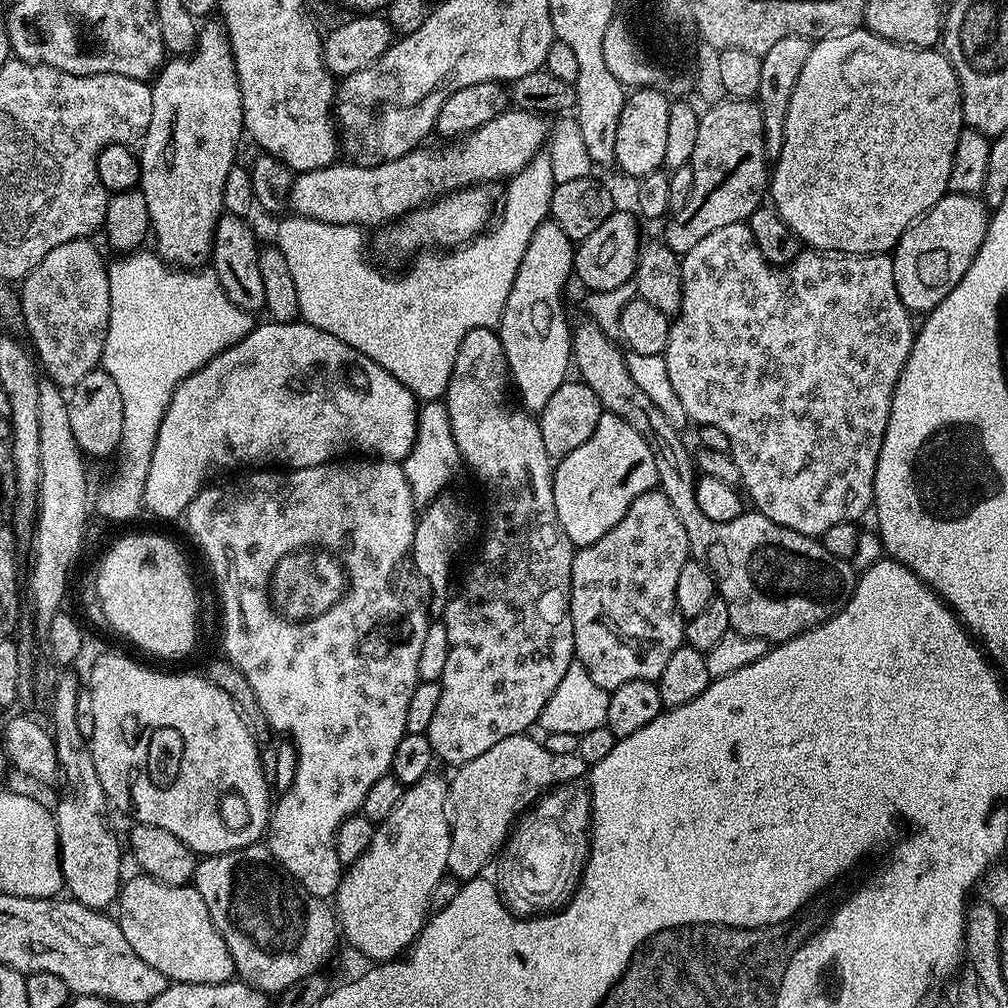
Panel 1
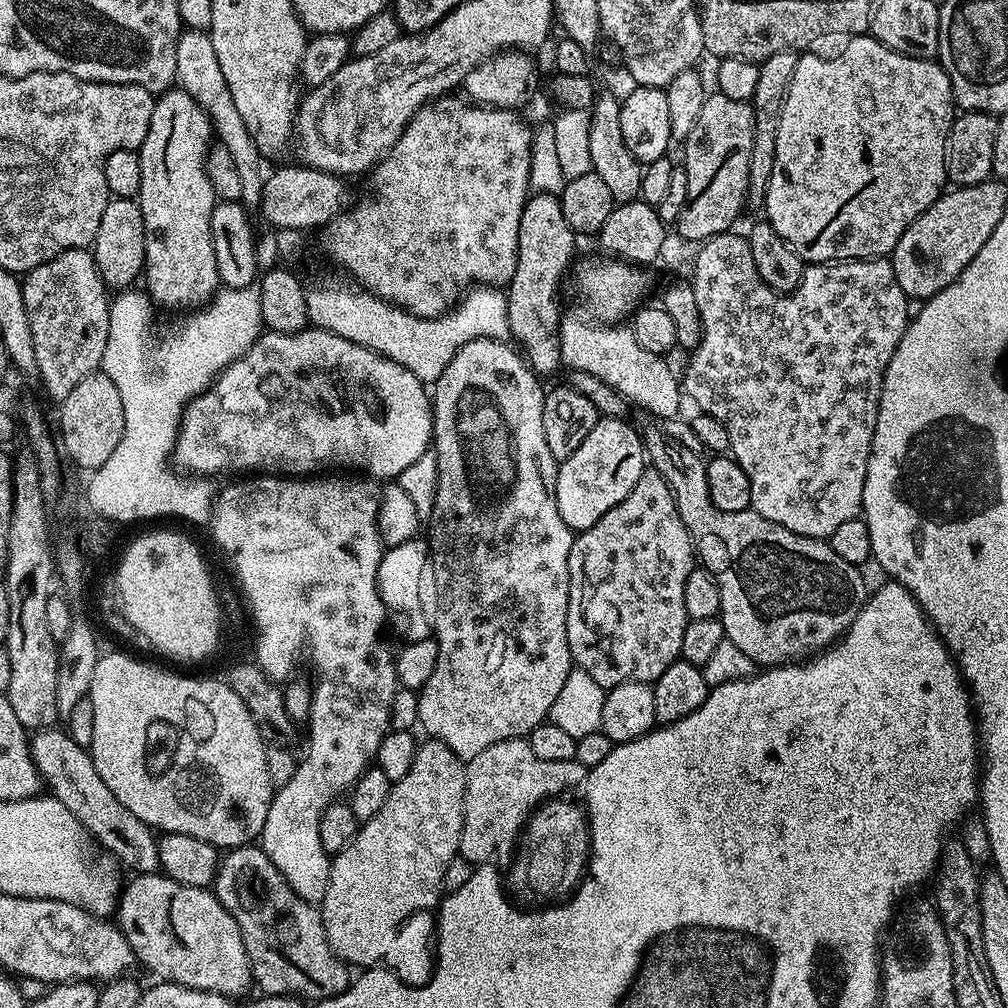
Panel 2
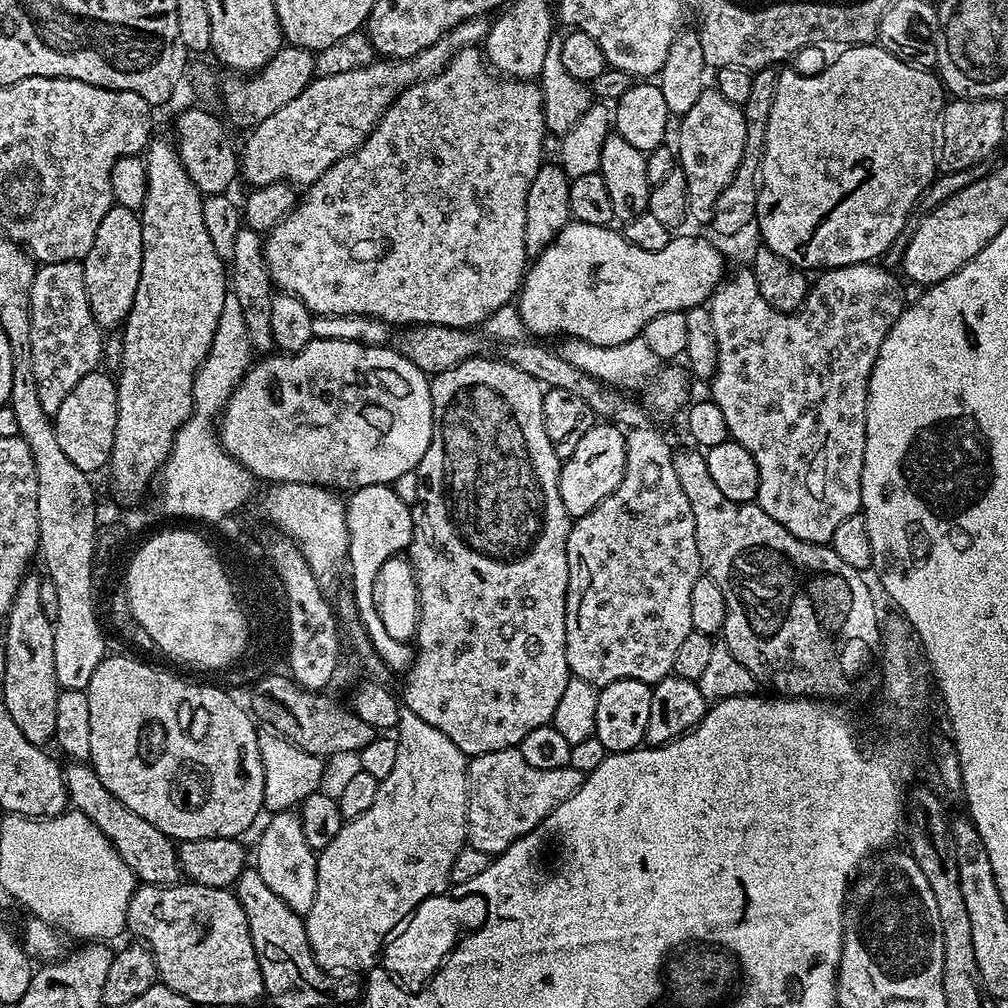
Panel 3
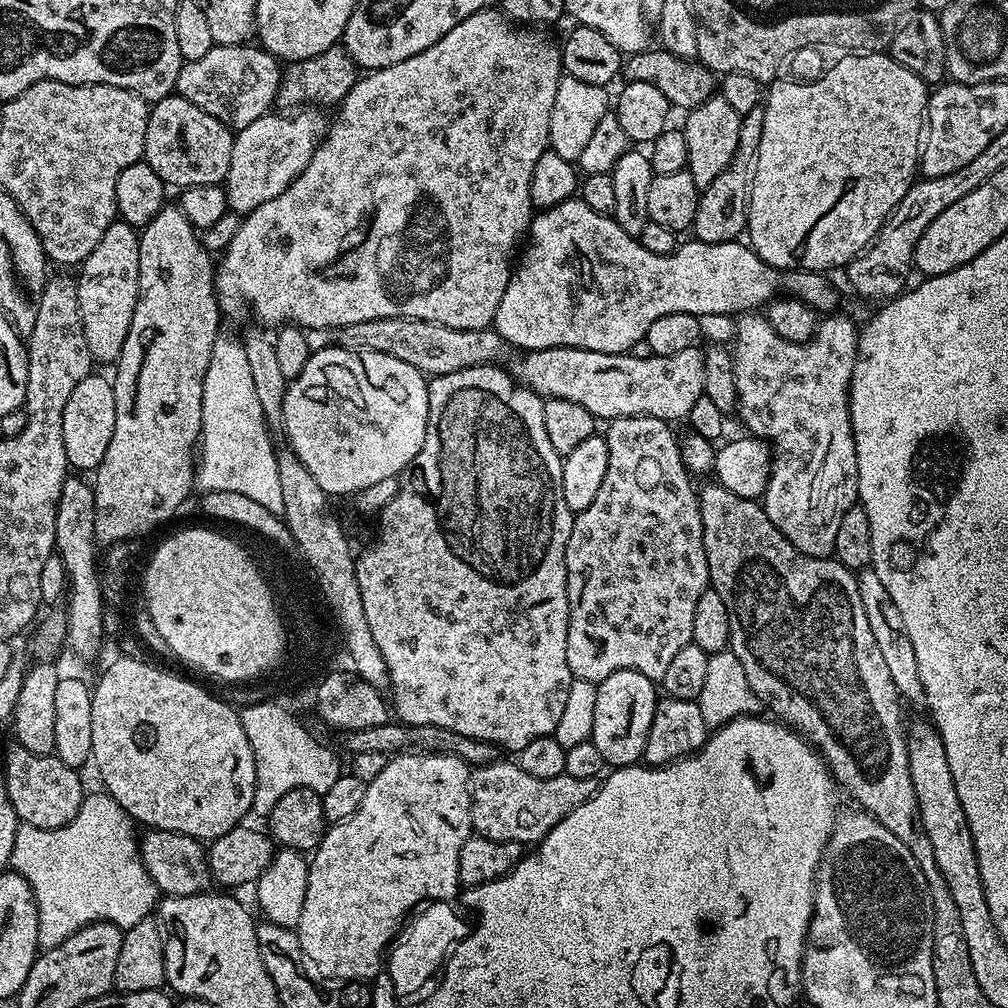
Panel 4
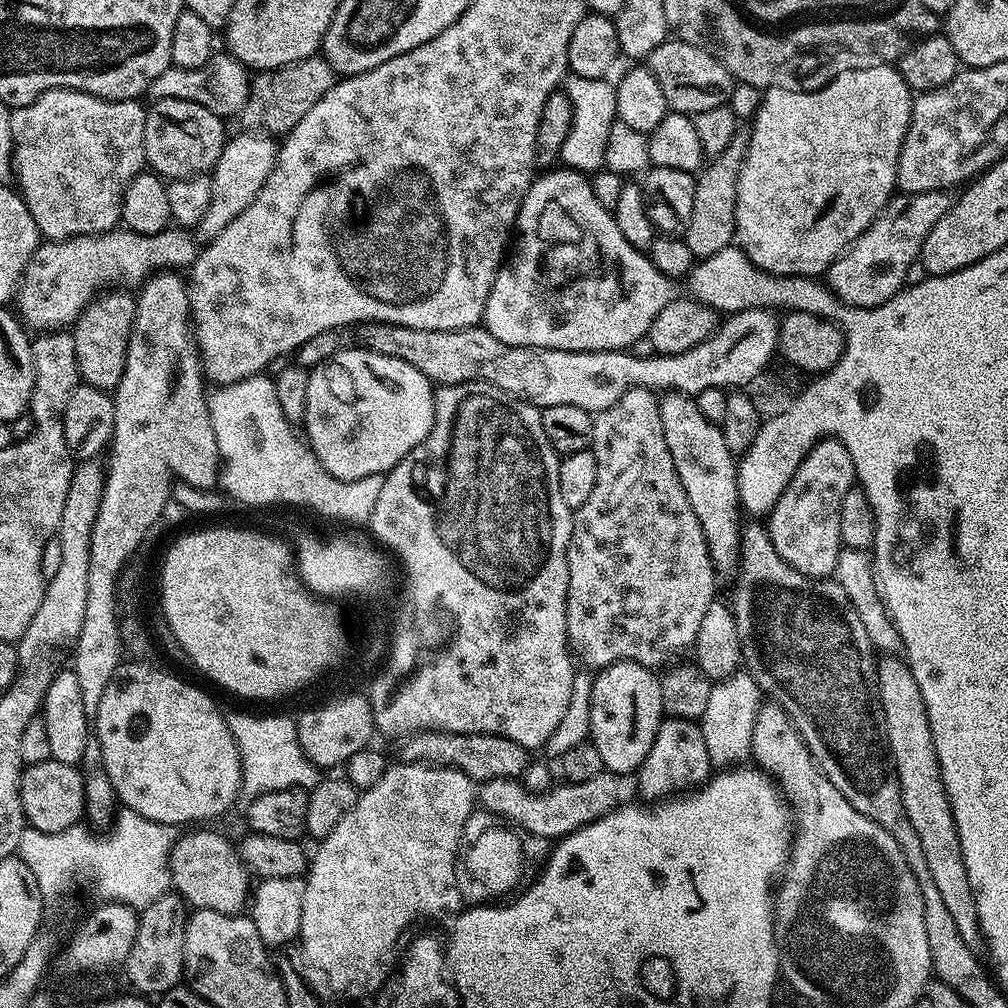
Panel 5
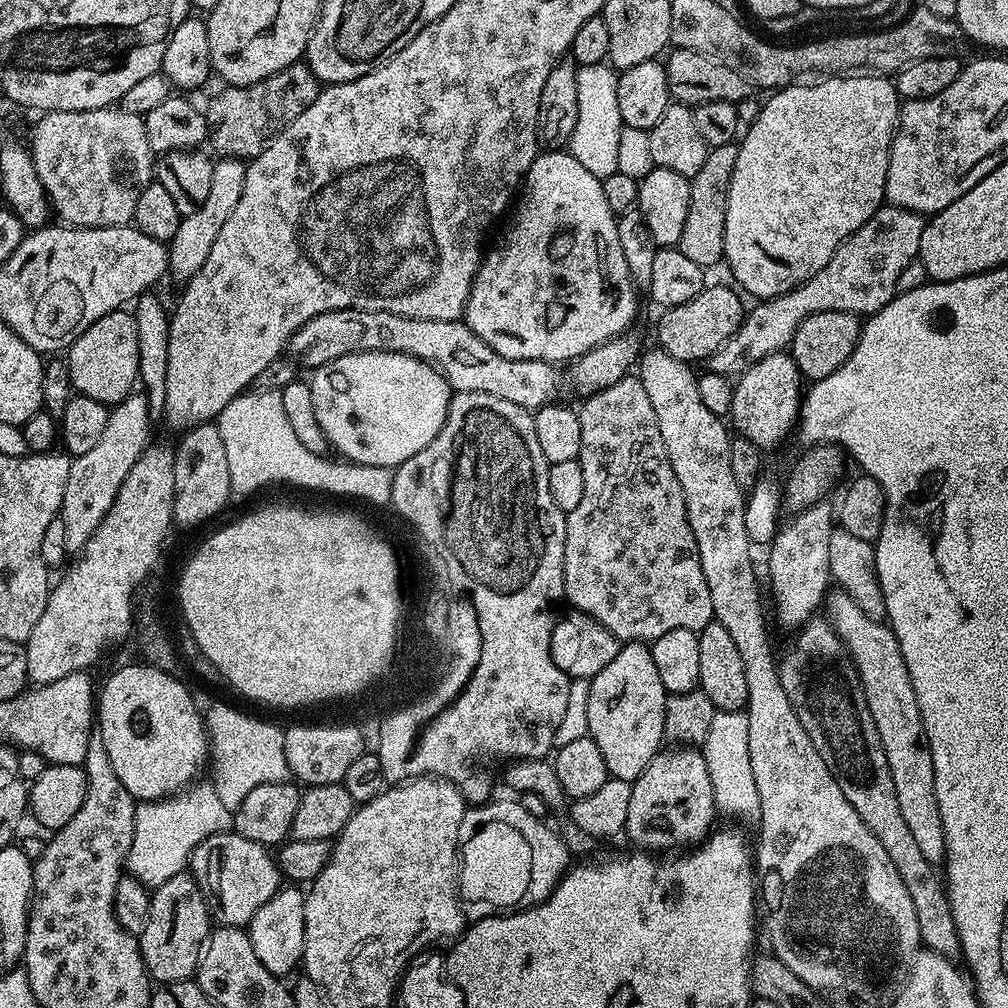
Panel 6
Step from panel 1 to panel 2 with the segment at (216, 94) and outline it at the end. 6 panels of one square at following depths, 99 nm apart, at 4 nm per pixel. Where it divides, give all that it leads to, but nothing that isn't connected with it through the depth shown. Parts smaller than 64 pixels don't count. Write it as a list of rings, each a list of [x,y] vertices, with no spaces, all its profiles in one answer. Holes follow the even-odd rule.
[[[169,90],[157,99],[150,130],[138,150],[142,162],[138,203],[146,241],[142,284],[153,305],[195,310],[221,287],[210,234],[210,218],[218,201],[206,167],[213,144],[212,121],[190,94]]]

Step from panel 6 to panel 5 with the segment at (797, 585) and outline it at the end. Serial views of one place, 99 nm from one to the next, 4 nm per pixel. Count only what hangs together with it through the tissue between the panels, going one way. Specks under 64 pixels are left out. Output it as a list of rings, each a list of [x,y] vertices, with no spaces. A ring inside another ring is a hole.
[[[821,438],[809,447],[804,461],[766,517],[768,536],[774,542],[774,548],[786,562],[790,562],[790,566],[794,566],[794,570],[814,580],[822,580],[835,573],[842,547],[842,498],[846,498],[856,483],[854,462],[840,440]]]

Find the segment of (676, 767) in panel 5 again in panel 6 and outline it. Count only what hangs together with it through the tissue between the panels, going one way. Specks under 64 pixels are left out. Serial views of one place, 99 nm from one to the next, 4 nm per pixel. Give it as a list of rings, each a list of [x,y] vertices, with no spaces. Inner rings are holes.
[[[664,746],[639,778],[632,781],[630,814],[626,814],[624,832],[636,843],[633,845],[637,849],[668,854],[707,840],[714,828],[712,819],[717,816],[714,788],[701,749],[696,746]]]

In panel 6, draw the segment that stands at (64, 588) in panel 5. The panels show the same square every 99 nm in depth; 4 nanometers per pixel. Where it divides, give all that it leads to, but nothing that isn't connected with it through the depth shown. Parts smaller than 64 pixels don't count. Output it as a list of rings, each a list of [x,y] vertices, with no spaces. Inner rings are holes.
[[[133,394],[115,405],[106,418],[102,438],[98,438],[93,448],[86,454],[75,457],[70,466],[70,475],[66,477],[66,490],[62,493],[62,506],[58,519],[66,526],[66,550],[69,554],[79,554],[90,542],[98,530],[102,518],[114,506],[114,498],[130,474],[130,466],[148,449],[152,436],[154,413],[148,407],[148,398],[144,394]]]

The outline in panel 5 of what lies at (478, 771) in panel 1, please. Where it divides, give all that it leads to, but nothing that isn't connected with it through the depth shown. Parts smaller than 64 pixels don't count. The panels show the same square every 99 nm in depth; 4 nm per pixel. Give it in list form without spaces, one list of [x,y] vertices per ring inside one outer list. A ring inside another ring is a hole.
[[[607,770],[594,774],[586,782],[557,783],[547,792],[532,795],[519,779],[494,778],[483,781],[478,788],[478,804],[483,811],[511,822],[529,837],[543,836],[552,842],[569,836],[574,830],[586,827],[607,812],[612,812],[621,803],[620,784],[617,773]]]

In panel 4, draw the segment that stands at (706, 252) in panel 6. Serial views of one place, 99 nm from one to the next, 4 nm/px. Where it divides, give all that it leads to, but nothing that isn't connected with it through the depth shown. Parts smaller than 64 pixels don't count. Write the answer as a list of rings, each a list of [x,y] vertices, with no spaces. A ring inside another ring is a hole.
[[[763,107],[750,110],[750,114],[740,117],[738,150],[734,154],[730,166],[726,166],[726,170],[722,170],[722,174],[718,174],[718,178],[714,178],[714,182],[710,182],[708,187],[703,189],[698,202],[698,210],[694,214],[694,222],[690,229],[691,235],[695,239],[711,244],[726,242],[737,239],[747,229],[748,190],[752,183],[752,169],[756,167],[758,142],[762,142],[763,121]]]

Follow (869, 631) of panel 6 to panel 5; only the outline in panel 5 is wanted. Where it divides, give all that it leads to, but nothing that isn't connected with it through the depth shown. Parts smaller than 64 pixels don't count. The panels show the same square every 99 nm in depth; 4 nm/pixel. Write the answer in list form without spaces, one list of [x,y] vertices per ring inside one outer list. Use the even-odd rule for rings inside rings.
[[[896,654],[885,655],[877,663],[876,685],[886,722],[888,749],[898,774],[902,806],[906,806],[906,818],[910,818],[922,842],[926,867],[934,878],[938,895],[954,917],[958,934],[962,934],[962,942],[966,942],[972,952],[979,953],[982,937],[978,910],[974,910],[974,894],[970,890],[970,878],[966,878],[966,862],[962,862],[962,846],[958,842],[950,798],[946,798],[946,786],[942,782],[938,750],[934,750],[934,734],[930,734],[930,718],[926,718],[922,690],[918,690],[918,682],[914,682],[914,674],[908,669],[907,663]]]

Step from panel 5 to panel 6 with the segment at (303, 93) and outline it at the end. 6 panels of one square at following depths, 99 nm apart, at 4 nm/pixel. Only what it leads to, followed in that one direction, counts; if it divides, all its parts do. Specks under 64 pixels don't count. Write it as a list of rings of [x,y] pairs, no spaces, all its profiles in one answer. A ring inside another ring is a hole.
[[[297,62],[270,74],[262,82],[254,82],[245,88],[221,87],[216,96],[216,109],[210,112],[210,144],[224,158],[255,158],[266,150],[281,128],[290,126],[321,90],[320,79],[311,72],[307,63]]]

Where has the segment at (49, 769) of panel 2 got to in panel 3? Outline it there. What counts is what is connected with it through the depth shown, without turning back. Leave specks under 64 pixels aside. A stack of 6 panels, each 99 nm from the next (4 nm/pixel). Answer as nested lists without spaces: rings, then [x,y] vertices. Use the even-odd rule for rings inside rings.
[[[72,762],[64,768],[64,781],[68,787],[68,798],[71,807],[77,812],[86,814],[108,841],[118,850],[122,862],[130,866],[140,884],[162,884],[171,886],[181,883],[180,854],[171,836],[162,834],[158,826],[146,822],[146,818],[138,818],[134,810],[122,806],[106,786],[102,786],[102,778],[88,762]]]

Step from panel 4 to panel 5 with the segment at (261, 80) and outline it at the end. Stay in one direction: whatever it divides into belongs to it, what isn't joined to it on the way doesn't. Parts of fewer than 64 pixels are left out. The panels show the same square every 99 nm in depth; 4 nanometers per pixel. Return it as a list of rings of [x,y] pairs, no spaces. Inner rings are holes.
[[[217,51],[206,63],[197,68],[177,68],[175,66],[162,70],[158,78],[148,88],[147,95],[152,100],[162,98],[182,98],[186,102],[198,102],[206,106],[216,116],[229,118],[243,113],[250,91],[250,72],[242,62],[238,62],[227,51]]]

